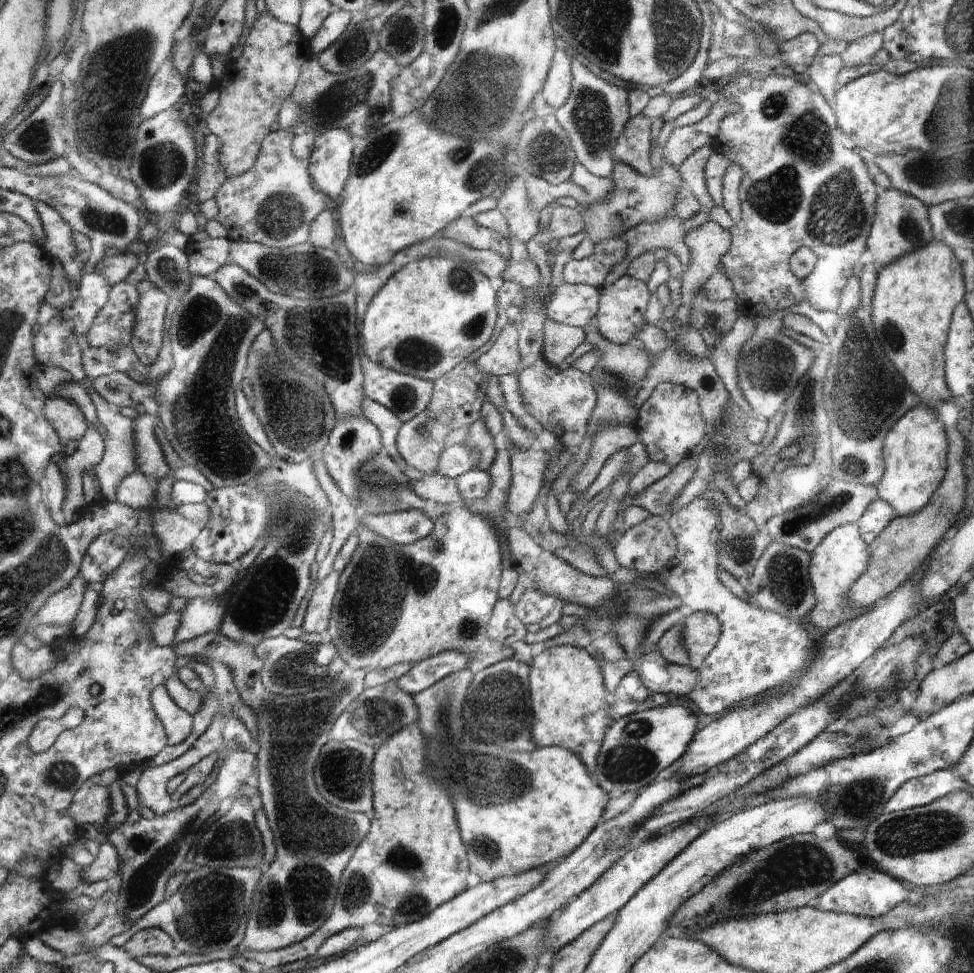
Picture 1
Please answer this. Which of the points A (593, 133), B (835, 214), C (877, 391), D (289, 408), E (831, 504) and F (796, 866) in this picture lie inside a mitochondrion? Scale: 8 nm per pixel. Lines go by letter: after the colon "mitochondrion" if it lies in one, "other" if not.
A: mitochondrion
B: mitochondrion
C: mitochondrion
D: mitochondrion
E: mitochondrion
F: mitochondrion

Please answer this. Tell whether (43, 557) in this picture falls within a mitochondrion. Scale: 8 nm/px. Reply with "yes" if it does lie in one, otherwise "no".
yes

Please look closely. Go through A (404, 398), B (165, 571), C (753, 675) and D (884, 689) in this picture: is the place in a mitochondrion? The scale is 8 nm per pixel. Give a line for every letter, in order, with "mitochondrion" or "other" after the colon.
A: mitochondrion
B: other
C: other
D: mitochondrion

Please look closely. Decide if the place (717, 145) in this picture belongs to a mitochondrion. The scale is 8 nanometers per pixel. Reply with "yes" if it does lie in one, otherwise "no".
no

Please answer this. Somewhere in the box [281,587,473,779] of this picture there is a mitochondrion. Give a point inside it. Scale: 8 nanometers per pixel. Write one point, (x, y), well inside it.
(380, 715)

